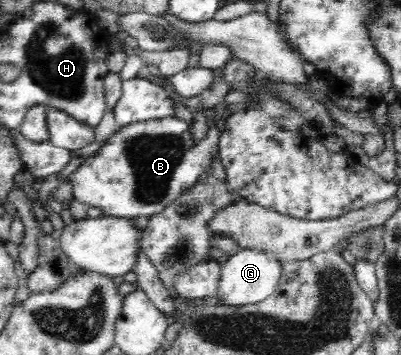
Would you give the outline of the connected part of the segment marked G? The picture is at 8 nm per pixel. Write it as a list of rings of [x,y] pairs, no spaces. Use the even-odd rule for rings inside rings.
[[[242,248],[236,255],[221,265],[220,291],[216,299],[220,301],[220,306],[241,307],[260,303],[270,297],[277,289],[281,279],[282,263],[269,255],[265,251],[258,251],[252,248]]]

